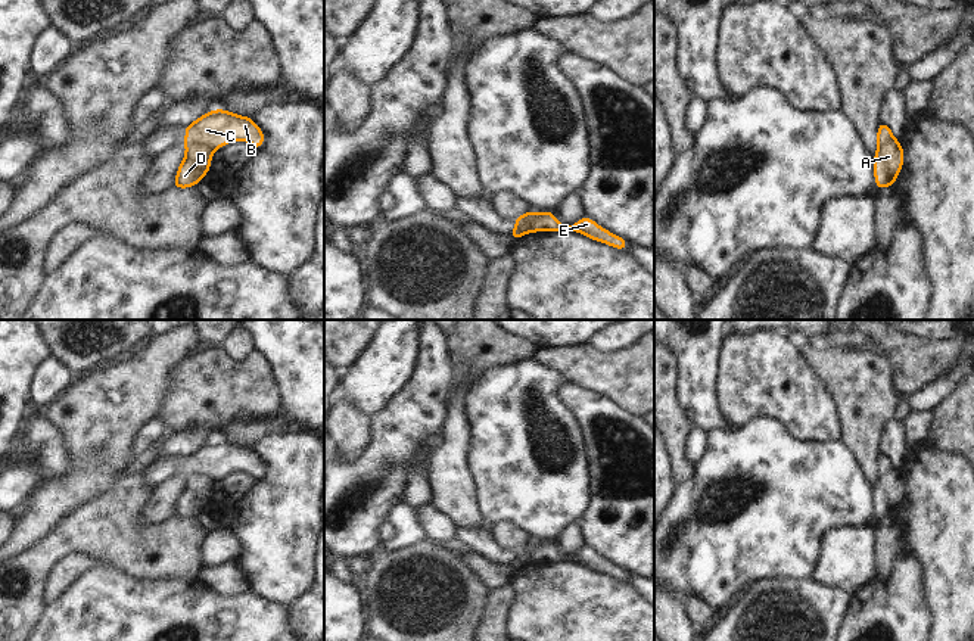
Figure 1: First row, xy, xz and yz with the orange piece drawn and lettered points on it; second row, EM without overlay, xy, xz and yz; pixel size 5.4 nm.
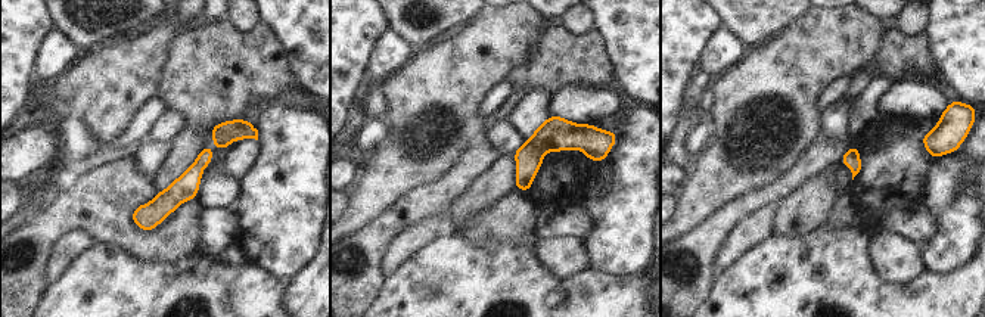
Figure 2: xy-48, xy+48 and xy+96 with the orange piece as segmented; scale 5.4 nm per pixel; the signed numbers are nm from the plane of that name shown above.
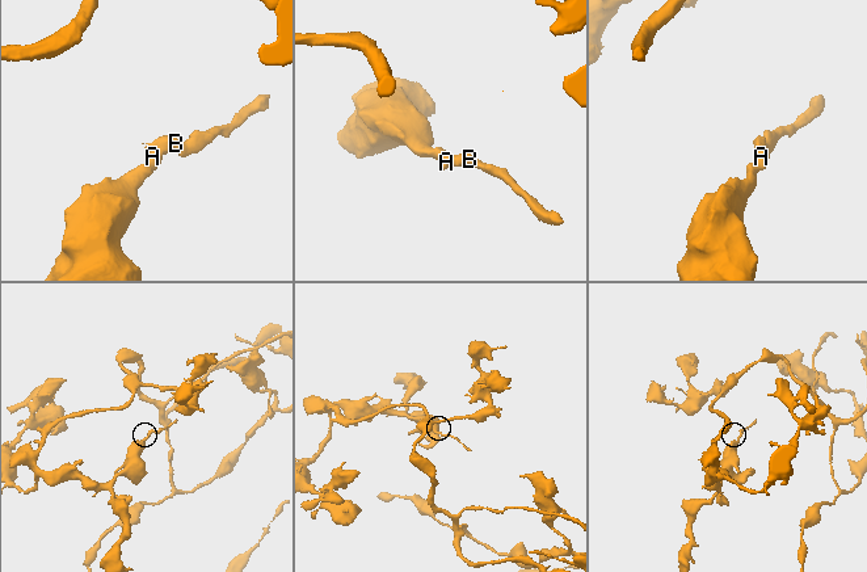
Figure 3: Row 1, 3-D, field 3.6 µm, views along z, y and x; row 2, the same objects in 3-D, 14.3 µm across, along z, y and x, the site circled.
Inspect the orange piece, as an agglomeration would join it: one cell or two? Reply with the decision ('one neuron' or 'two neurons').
two neurons

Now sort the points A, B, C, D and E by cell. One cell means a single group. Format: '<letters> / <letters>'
A D / B C E

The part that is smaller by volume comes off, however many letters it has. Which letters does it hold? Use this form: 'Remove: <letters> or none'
Remove: B, C, E

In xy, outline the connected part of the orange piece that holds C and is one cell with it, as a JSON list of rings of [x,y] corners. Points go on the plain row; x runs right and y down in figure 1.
[[[212,439],[196,448],[192,454],[183,457],[186,467],[181,473],[203,473],[212,482],[231,472],[246,472],[255,480],[264,476],[265,464],[252,449],[227,439]]]

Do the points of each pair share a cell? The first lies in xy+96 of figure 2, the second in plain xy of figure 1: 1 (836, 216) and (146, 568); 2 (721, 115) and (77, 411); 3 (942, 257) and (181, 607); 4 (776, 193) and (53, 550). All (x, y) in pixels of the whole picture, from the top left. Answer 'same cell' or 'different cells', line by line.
1: same cell
2: same cell
3: different cells
4: same cell

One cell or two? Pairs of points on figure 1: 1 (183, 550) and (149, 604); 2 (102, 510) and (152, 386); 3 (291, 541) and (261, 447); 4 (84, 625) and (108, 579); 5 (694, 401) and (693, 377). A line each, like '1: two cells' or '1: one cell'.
1: two cells
2: two cells
3: one cell
4: one cell
5: one cell

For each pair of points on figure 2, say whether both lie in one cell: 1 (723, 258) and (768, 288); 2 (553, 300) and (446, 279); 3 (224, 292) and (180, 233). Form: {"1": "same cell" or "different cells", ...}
{"1": "different cells", "2": "same cell", "3": "different cells"}

